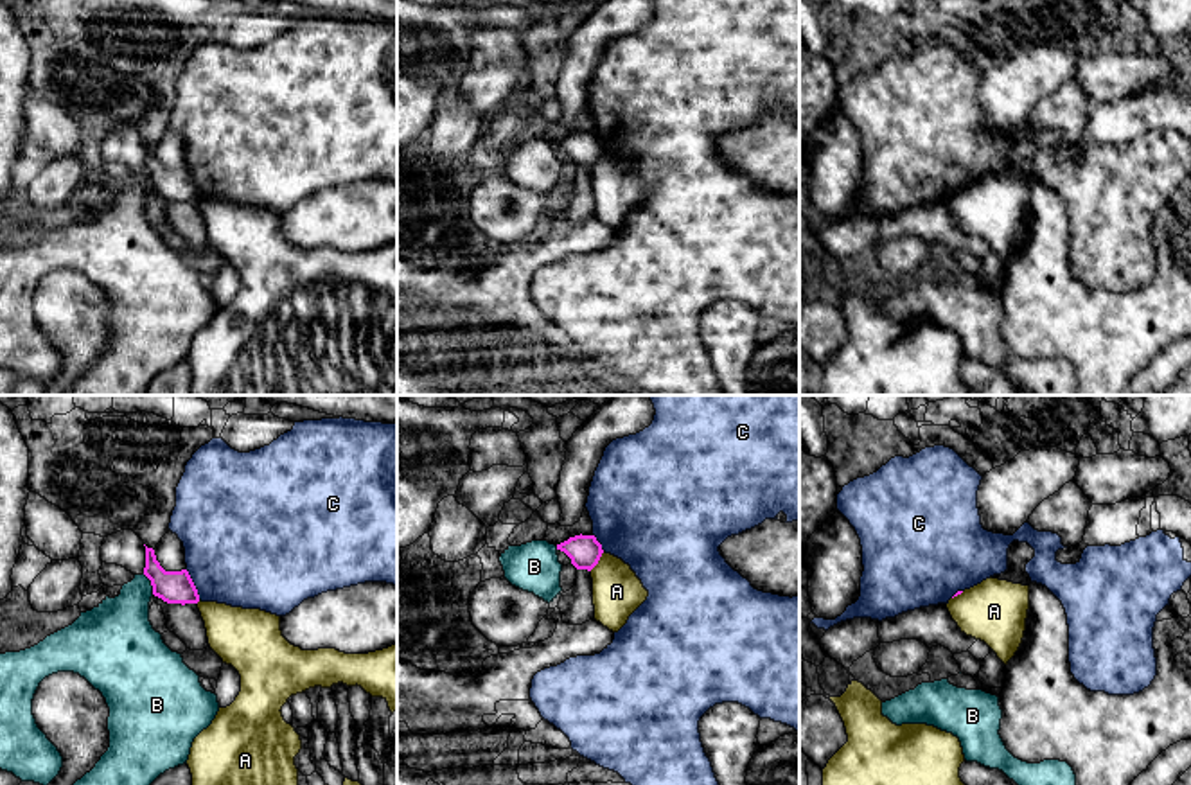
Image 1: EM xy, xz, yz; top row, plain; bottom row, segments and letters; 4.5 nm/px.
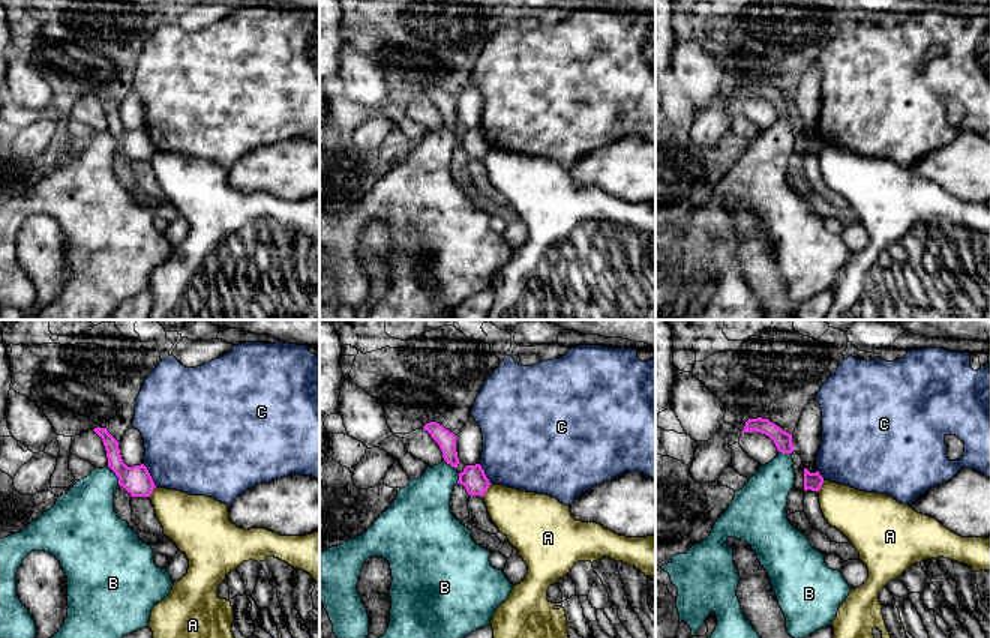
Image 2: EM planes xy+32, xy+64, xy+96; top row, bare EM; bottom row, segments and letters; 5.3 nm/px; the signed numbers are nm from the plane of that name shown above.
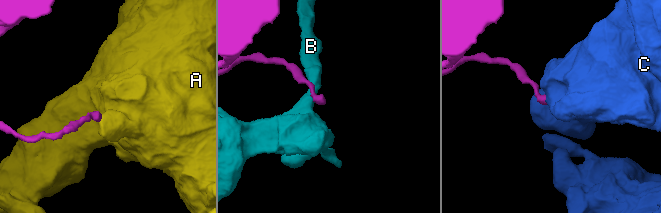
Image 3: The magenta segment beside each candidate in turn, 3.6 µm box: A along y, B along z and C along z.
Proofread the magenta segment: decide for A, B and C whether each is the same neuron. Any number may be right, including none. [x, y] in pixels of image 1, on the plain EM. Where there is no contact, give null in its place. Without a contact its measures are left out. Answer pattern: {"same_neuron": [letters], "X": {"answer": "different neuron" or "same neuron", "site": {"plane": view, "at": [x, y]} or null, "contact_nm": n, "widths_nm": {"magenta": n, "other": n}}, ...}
{"same_neuron": [], "A": {"answer": "different neuron", "site": {"plane": "xz", "at": [599, 157]}, "contact_nm": 110, "widths_nm": {"magenta": 140, "other": 220}}, "B": {"answer": "different neuron", "site": {"plane": "xy", "at": [151, 182]}, "contact_nm": 110, "widths_nm": {"magenta": 140, "other": 280}}, "C": {"answer": "different neuron", "site": {"plane": "xy", "at": [193, 182]}, "contact_nm": 160, "widths_nm": {"magenta": 140, "other": 480}}}

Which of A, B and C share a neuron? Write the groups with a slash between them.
A / B / C

